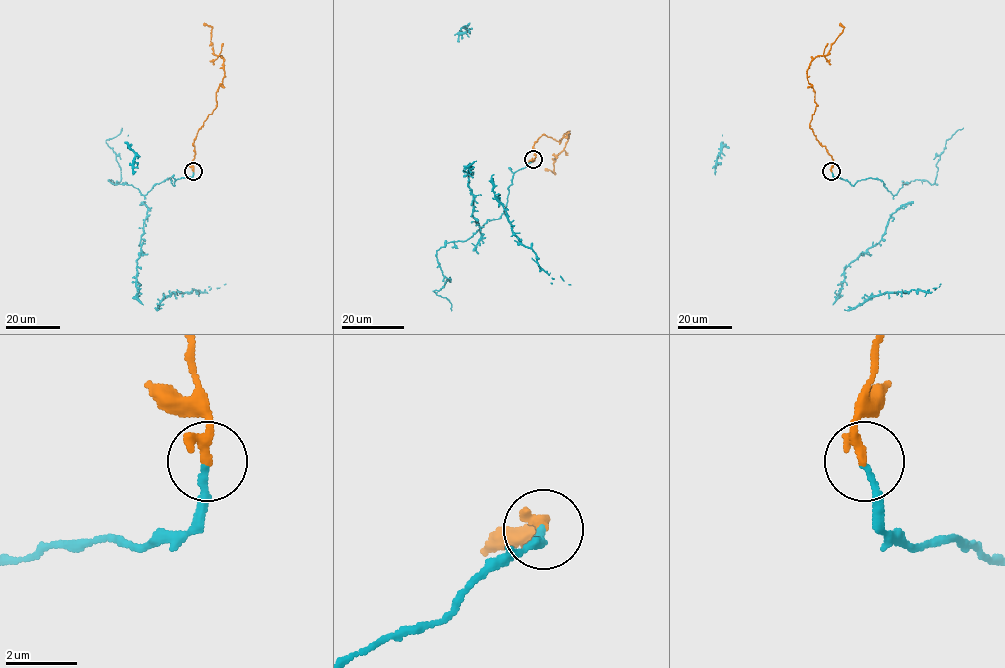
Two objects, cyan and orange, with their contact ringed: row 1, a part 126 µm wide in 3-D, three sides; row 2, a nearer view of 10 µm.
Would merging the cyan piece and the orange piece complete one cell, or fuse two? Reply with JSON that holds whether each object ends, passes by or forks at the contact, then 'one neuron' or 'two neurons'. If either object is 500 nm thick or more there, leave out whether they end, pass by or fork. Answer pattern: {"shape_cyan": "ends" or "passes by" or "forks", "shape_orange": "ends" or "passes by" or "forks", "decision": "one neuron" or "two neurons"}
{"shape_cyan": "ends", "shape_orange": "ends", "decision": "one neuron"}

